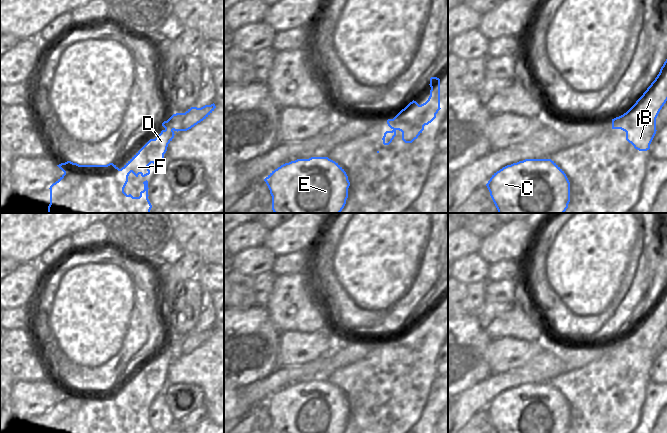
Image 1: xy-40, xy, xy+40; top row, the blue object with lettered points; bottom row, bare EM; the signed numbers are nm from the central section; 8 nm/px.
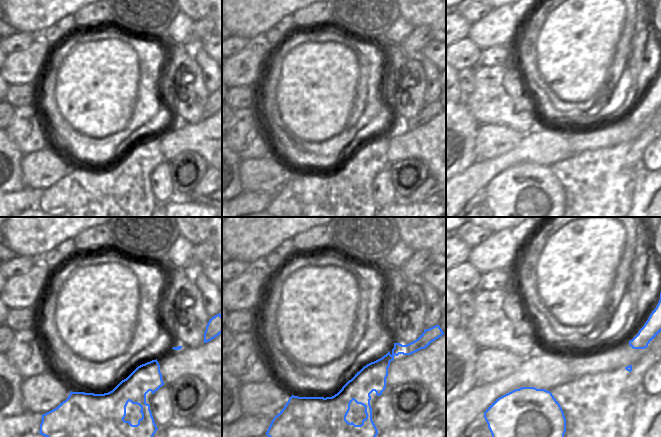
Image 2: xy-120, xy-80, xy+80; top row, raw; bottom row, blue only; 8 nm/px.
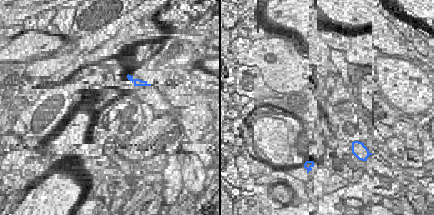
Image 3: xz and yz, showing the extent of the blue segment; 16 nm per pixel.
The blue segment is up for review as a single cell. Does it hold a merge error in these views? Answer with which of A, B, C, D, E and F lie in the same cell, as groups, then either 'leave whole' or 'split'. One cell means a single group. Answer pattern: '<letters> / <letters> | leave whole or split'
A B / C D E F | split

